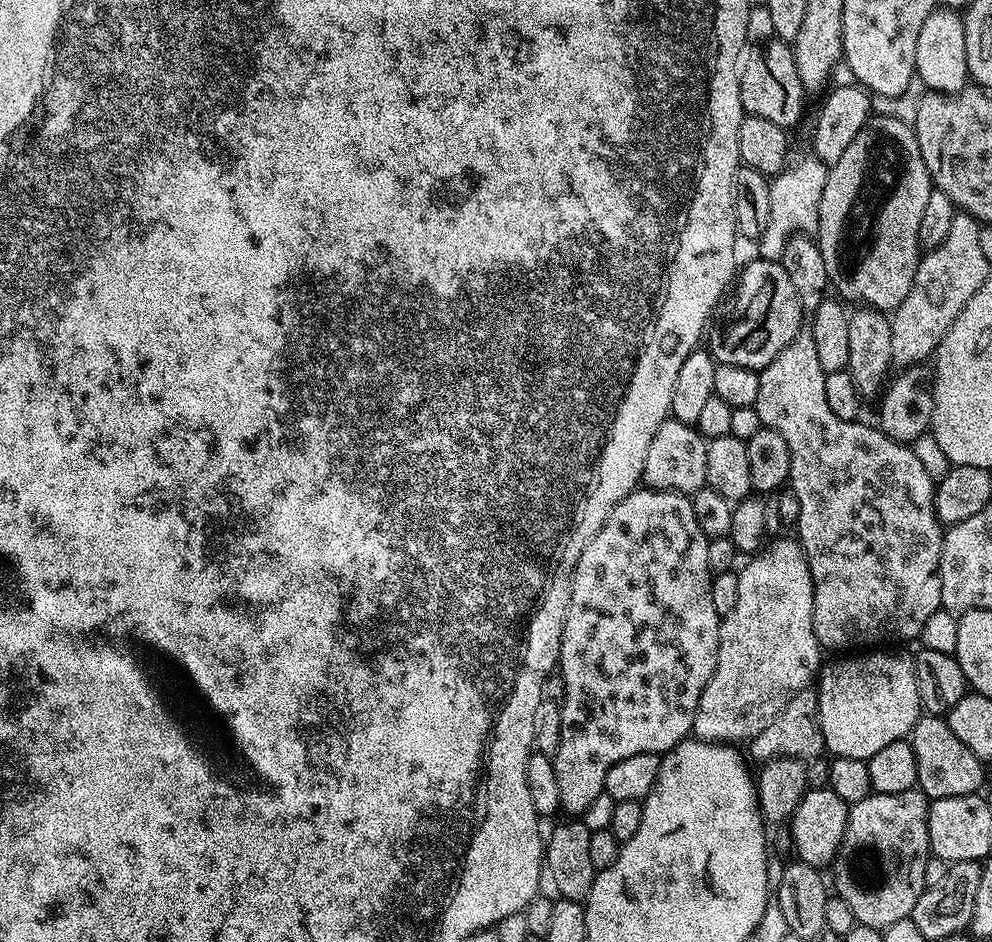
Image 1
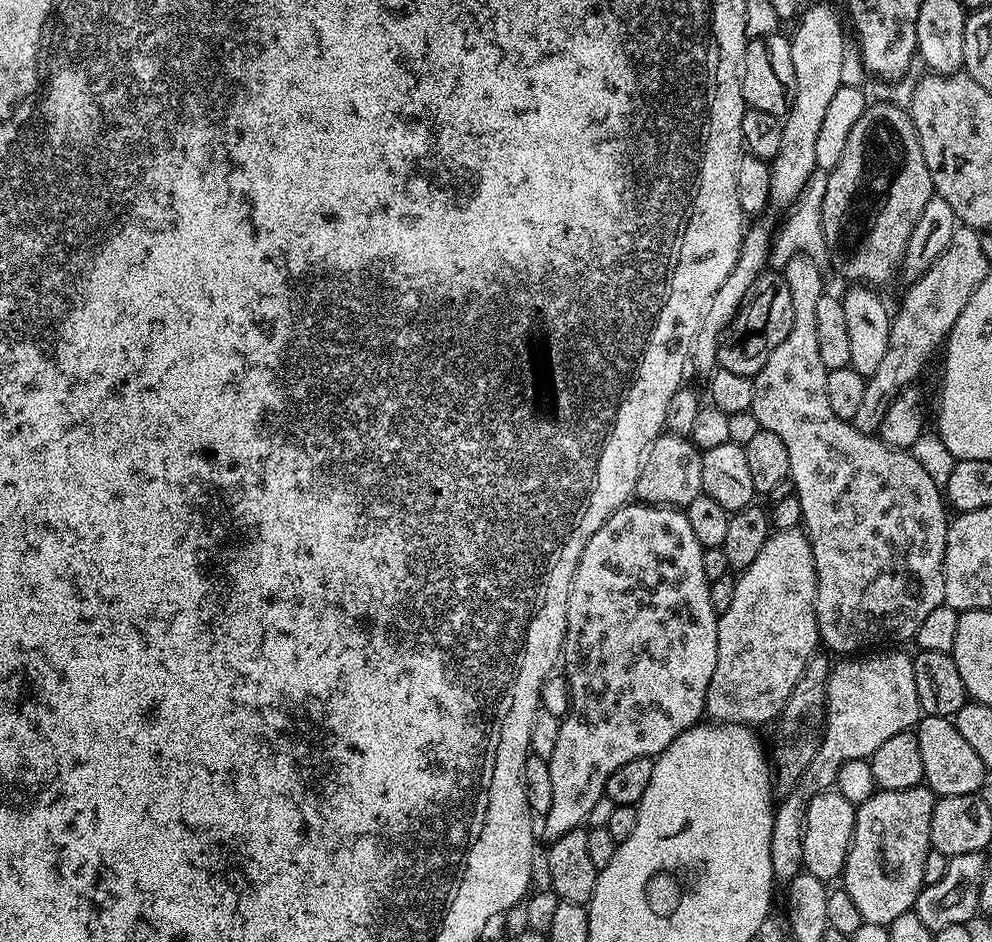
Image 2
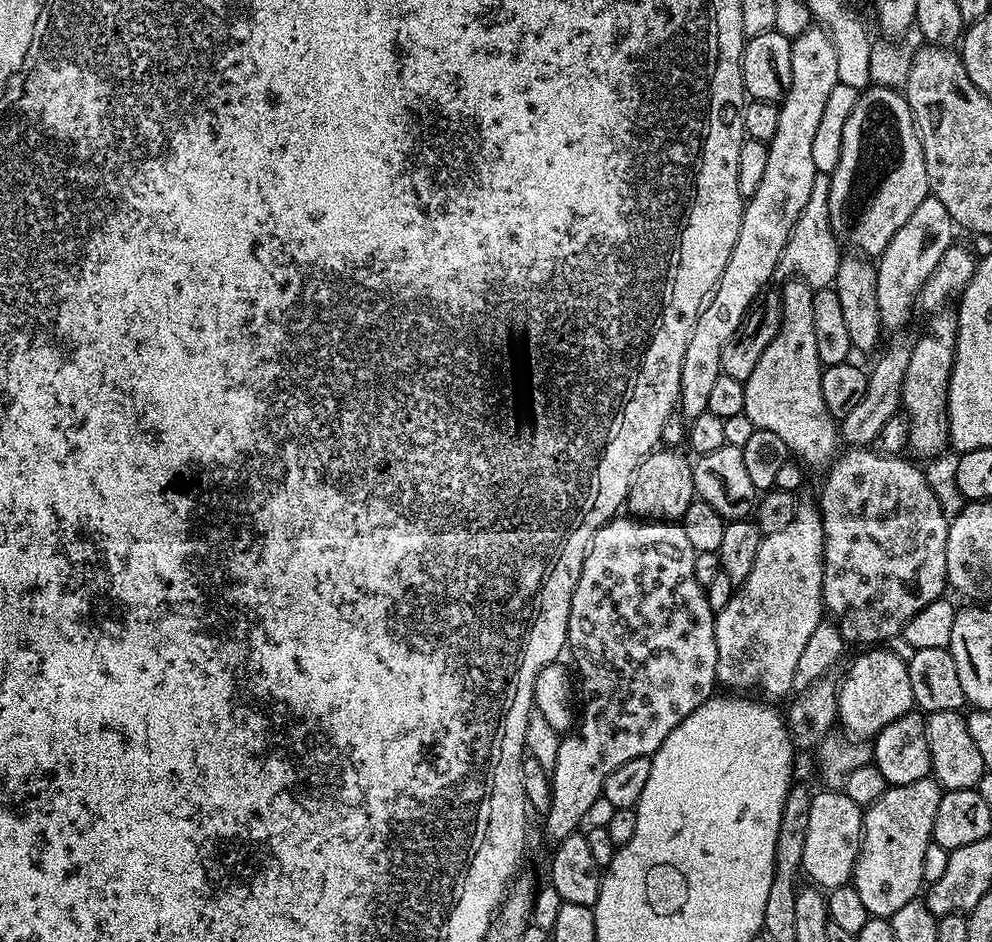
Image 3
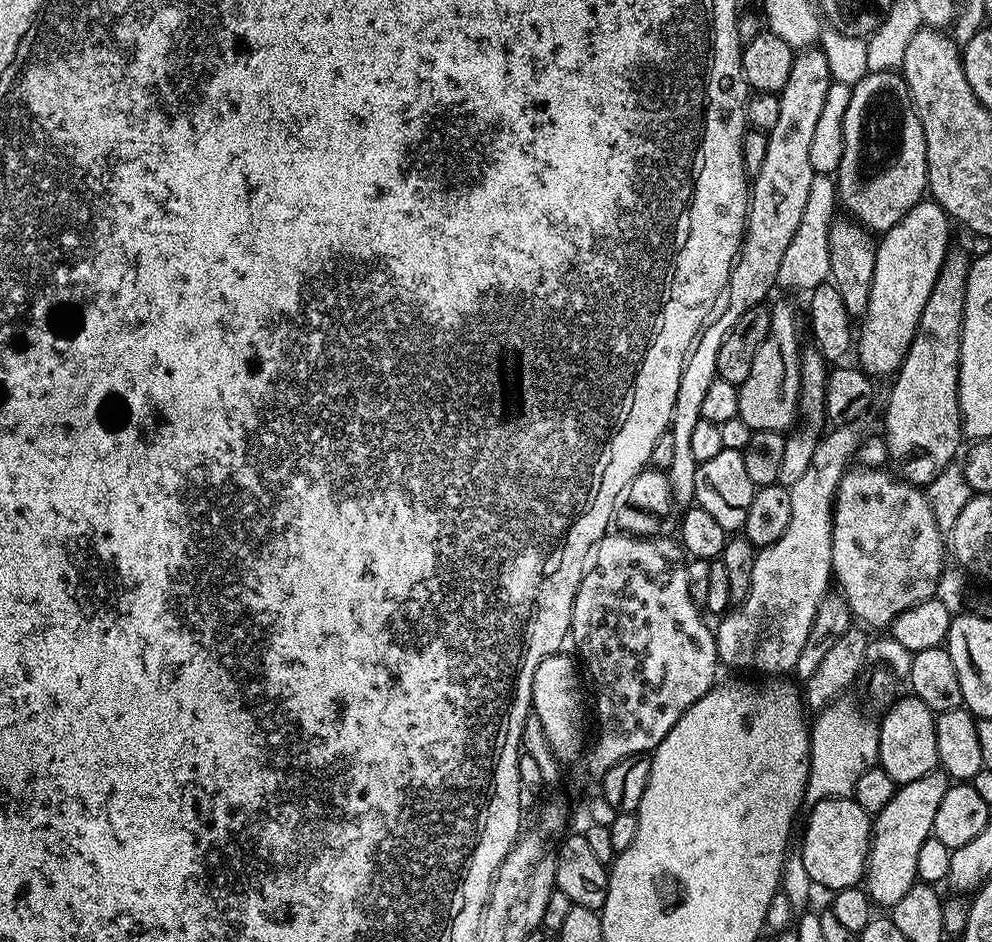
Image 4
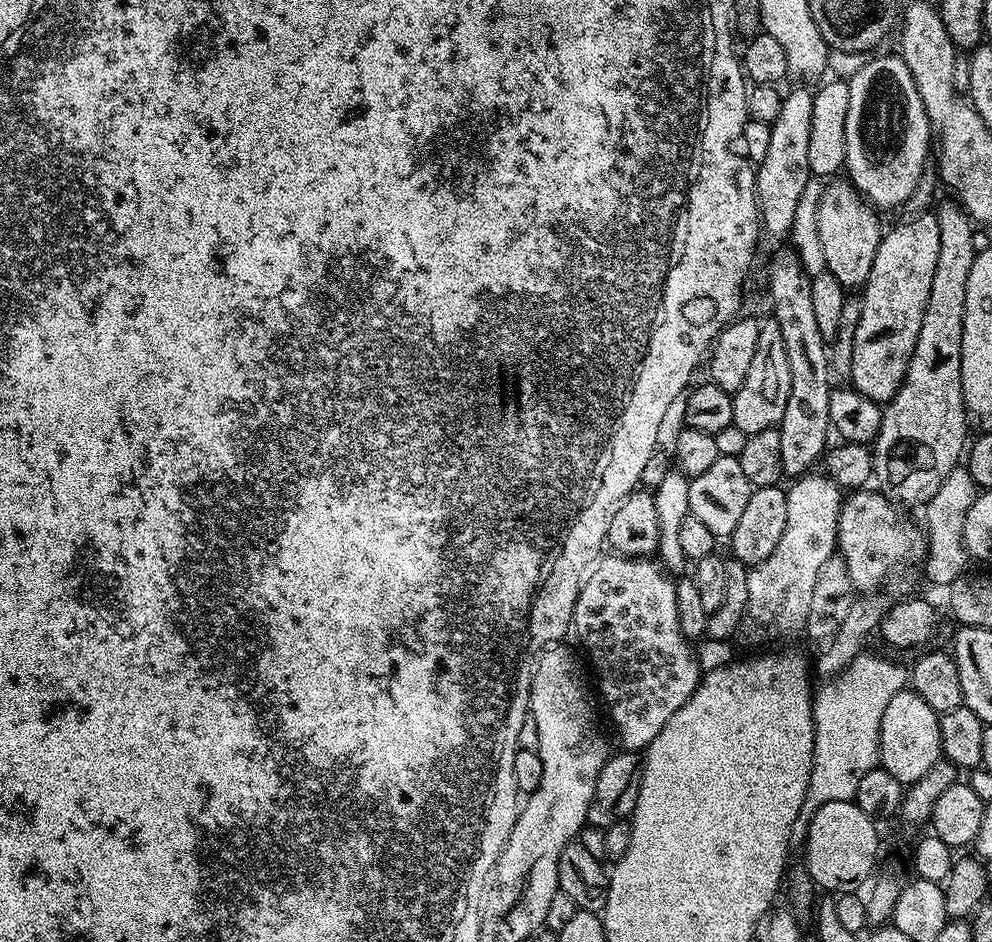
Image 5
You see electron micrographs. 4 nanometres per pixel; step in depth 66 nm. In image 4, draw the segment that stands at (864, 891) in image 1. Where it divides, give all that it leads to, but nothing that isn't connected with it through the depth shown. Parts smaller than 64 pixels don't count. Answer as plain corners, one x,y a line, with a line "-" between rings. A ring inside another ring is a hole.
943,770
922,774
922,778
914,778
914,782
899,785
894,798
890,798
890,802
886,802
886,806
882,806
882,810
875,813
872,821
872,847
868,849
868,867
866,869
866,891
869,898
872,899
873,905
880,907
881,904
884,907
881,909
891,909
892,905
905,896
906,890
910,890
918,882
916,875
918,852
922,844
932,836
934,818
938,815
938,805
942,803
942,798
949,787
950,781

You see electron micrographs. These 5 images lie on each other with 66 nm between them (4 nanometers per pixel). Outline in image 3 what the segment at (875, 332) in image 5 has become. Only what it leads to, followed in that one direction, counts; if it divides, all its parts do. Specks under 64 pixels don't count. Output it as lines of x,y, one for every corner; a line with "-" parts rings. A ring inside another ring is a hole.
929,194
918,210
906,218
906,226
890,238
886,250
876,264
876,289
878,290
878,314
881,329
900,328
912,316
912,308
917,307
918,297
926,278
934,274
934,266
942,262
942,254
952,247
954,225
946,206

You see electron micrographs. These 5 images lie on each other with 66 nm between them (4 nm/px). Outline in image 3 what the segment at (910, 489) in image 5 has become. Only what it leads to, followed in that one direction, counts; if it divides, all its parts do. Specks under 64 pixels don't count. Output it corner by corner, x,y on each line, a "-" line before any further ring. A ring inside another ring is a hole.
952,306
937,308
927,317
928,336
915,337
910,366
906,366
906,378
902,386
900,402
908,422
907,451
913,457
931,458
940,455
948,443
948,387
956,357
958,334
957,309

